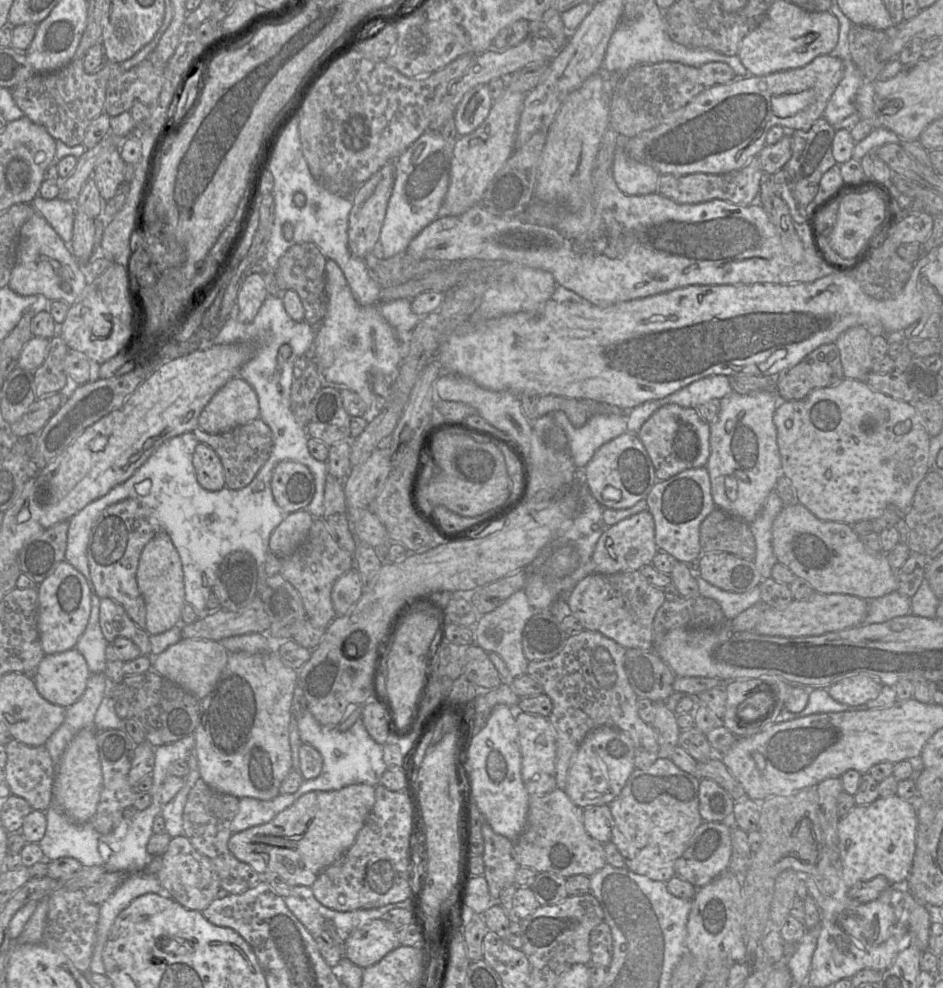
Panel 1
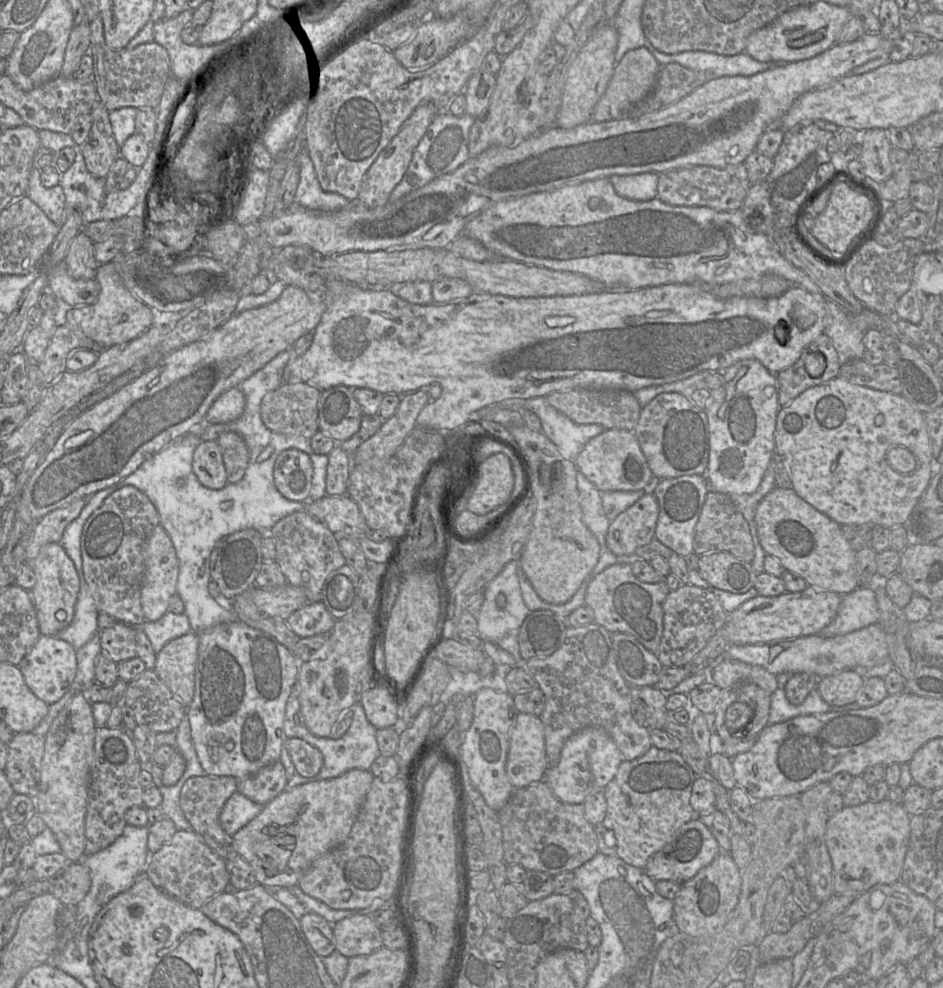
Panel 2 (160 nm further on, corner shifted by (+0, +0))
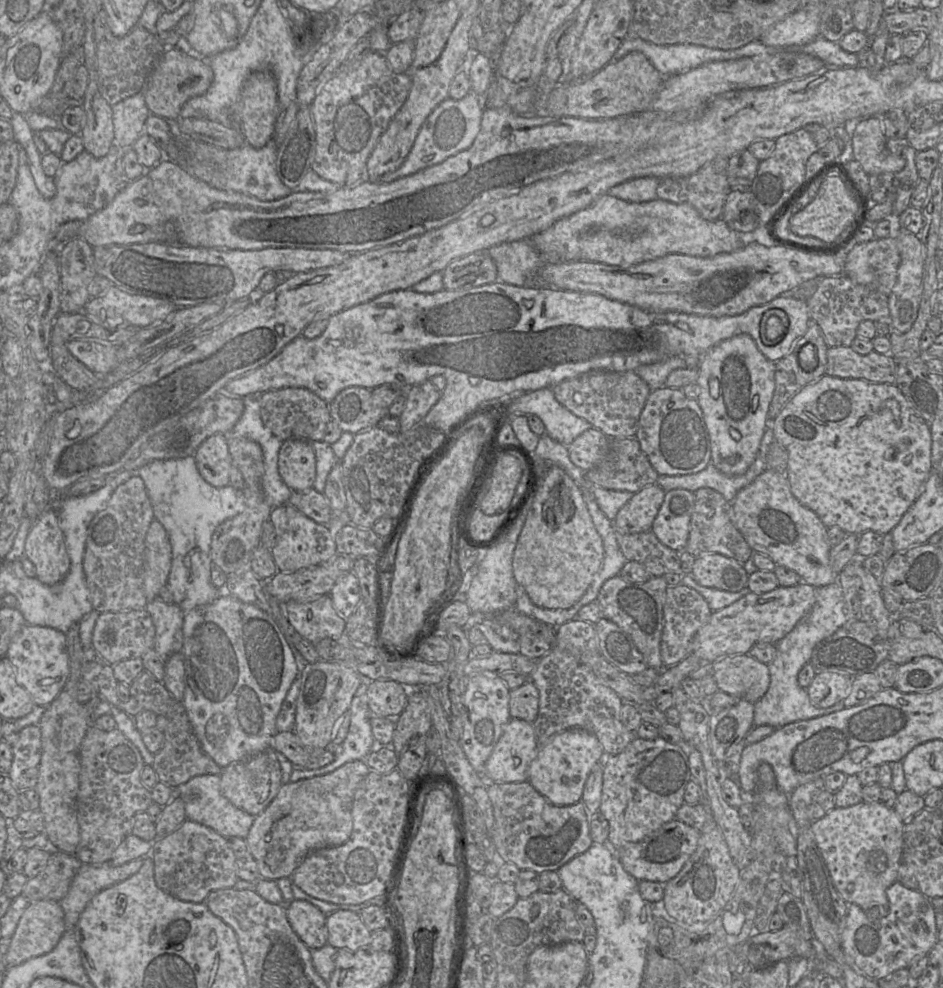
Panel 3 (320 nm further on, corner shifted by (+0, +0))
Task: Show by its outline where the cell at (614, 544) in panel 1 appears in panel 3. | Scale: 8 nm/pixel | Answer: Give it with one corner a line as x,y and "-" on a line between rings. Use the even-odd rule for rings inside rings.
656,483
633,494
613,520
615,531
636,534
651,530
665,494
666,491

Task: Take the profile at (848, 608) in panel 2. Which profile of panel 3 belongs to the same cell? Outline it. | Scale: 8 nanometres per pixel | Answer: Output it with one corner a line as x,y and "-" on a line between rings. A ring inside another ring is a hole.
838,582
816,587
815,598
816,601
809,614
802,617
793,630
775,644
776,656
767,664
770,685
765,695
754,703
754,727
770,725
780,728
795,721
808,720
846,708
843,702
829,708
818,708
811,703
806,689
798,684
798,673
805,664
810,663
814,647
845,623
858,618
858,614
847,607

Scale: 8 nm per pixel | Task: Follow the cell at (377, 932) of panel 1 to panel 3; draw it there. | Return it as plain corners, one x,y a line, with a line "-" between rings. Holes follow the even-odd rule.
338,910
328,914
326,926
327,943
337,950
356,951
371,944
372,932
368,930
356,912

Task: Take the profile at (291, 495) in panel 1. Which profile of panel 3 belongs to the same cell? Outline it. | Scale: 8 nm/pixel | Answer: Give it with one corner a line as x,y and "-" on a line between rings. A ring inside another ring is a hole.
303,439
283,441
278,454
278,471
291,491
313,487
316,478
316,456
312,443

